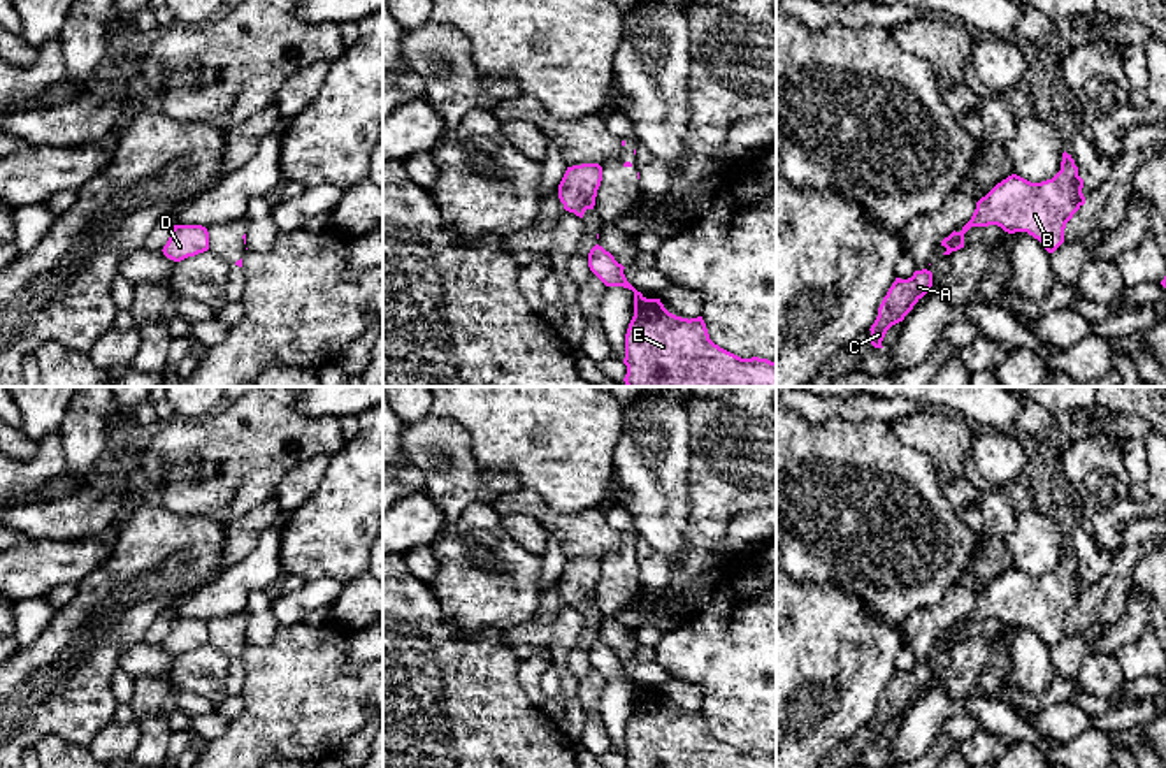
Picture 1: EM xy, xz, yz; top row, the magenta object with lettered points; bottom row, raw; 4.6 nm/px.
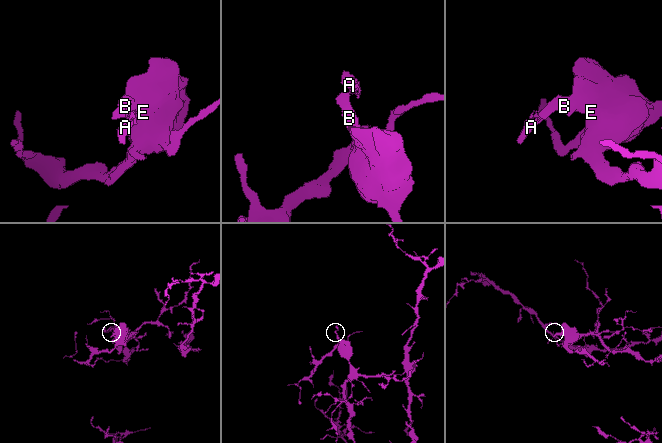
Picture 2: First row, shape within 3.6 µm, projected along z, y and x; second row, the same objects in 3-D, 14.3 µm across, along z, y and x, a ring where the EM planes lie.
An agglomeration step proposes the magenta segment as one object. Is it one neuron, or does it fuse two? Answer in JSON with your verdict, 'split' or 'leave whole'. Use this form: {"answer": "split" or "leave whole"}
{"answer": "split"}

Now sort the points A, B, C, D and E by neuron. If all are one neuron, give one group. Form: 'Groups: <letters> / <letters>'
Groups: A C / B D E

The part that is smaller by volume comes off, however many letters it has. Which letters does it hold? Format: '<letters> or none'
A, C

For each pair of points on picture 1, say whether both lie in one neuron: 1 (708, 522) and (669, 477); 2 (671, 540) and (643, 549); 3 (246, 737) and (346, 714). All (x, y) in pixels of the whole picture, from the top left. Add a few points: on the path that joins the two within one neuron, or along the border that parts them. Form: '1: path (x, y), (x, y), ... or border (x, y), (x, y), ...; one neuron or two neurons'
1: border (689, 457), (685, 540); two neurons
2: border (638, 536), (669, 566); two neurons
3: path (271, 724), (292, 724), (309, 714), (322, 714); one neuron

